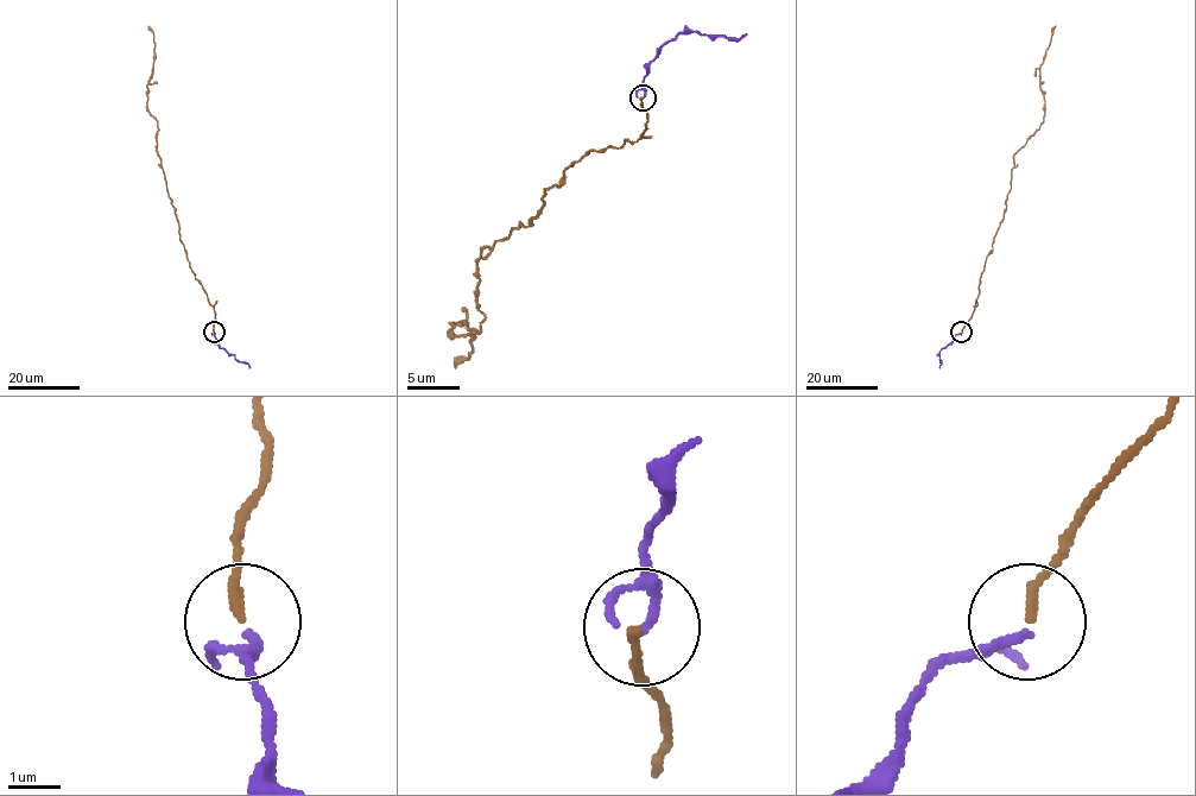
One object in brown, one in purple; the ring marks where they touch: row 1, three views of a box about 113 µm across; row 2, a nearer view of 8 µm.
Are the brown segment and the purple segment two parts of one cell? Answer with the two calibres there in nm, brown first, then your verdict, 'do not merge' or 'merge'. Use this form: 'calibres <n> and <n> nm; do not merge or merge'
calibres 180 and 120 nm; merge

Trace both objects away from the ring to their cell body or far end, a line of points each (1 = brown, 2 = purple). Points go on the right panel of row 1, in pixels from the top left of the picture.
1: (962, 332), (978, 304), (980, 278), (1006, 208), (1013, 157), (1044, 120), (1039, 68), (1056, 26)
2: (962, 333), (940, 352), (940, 367)

